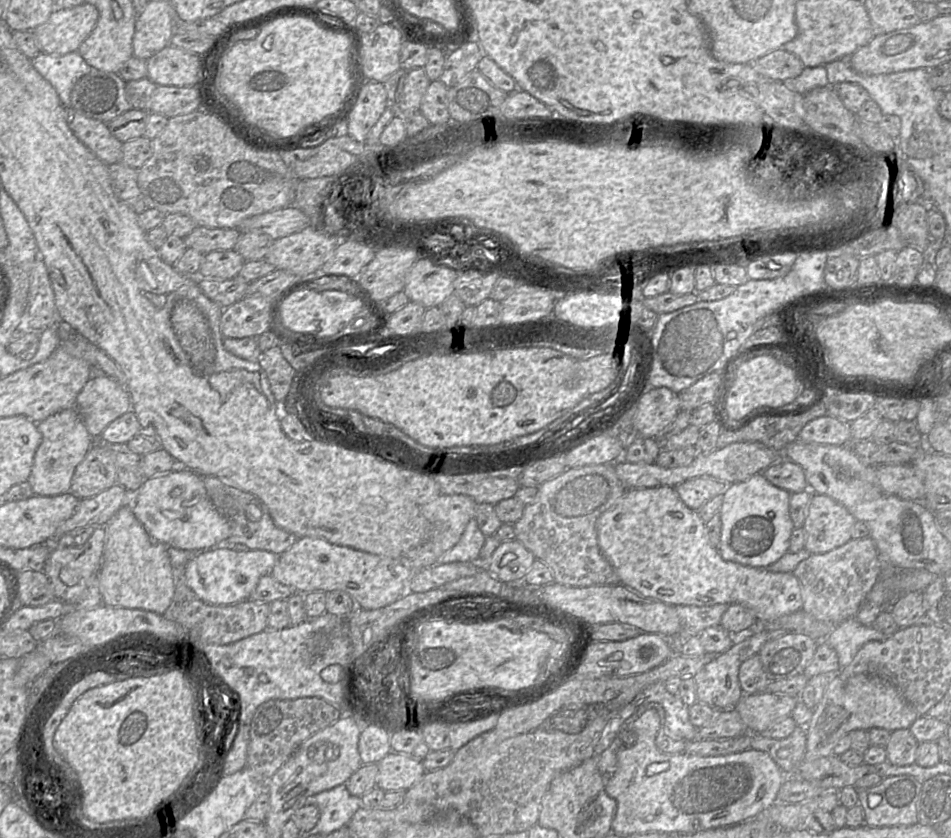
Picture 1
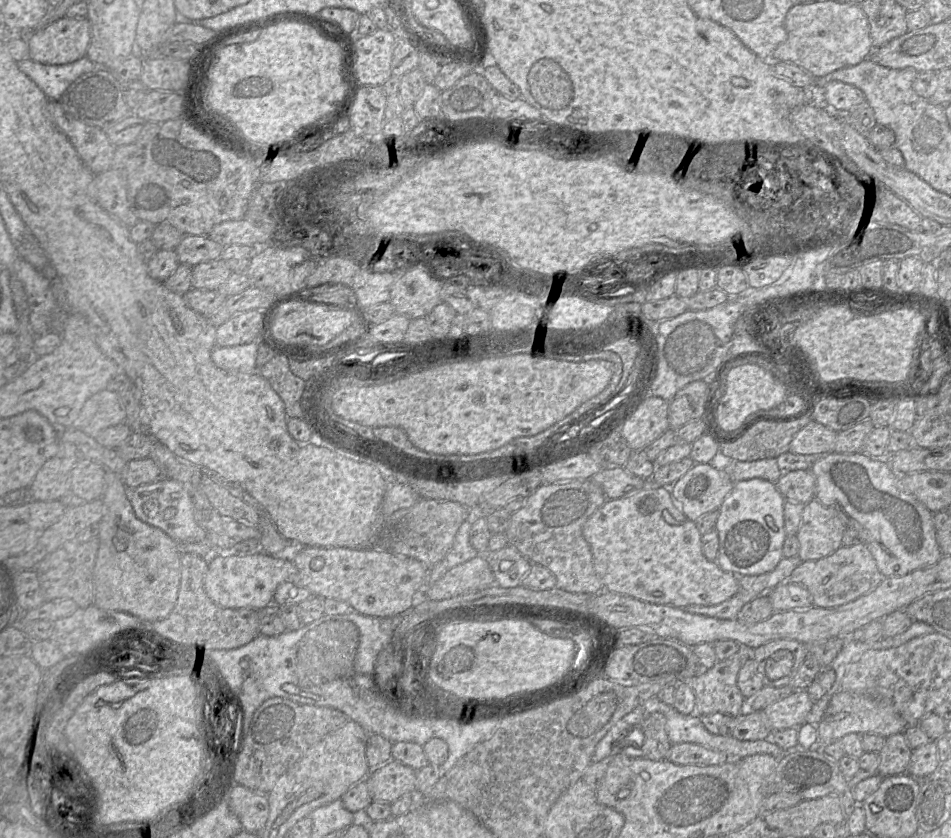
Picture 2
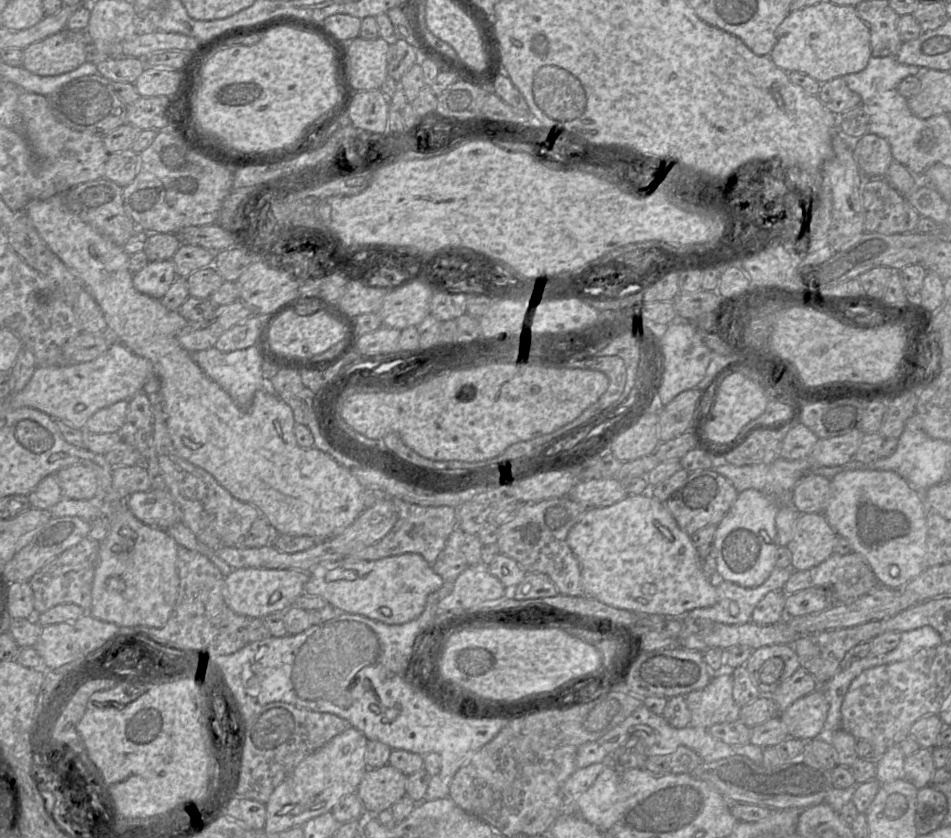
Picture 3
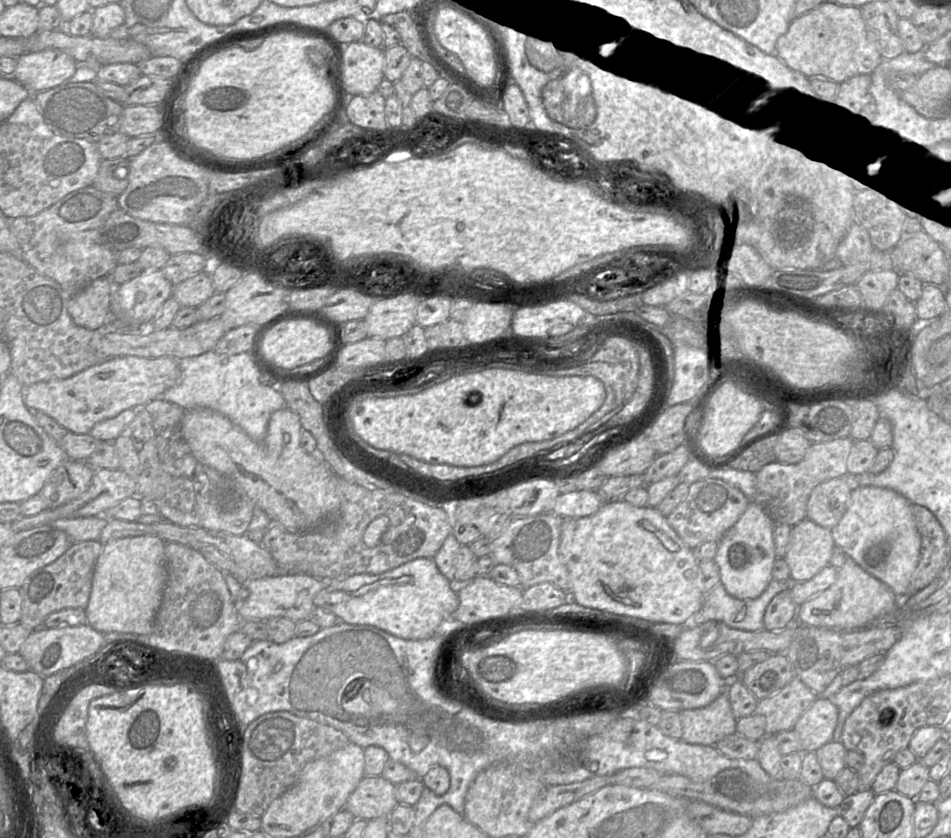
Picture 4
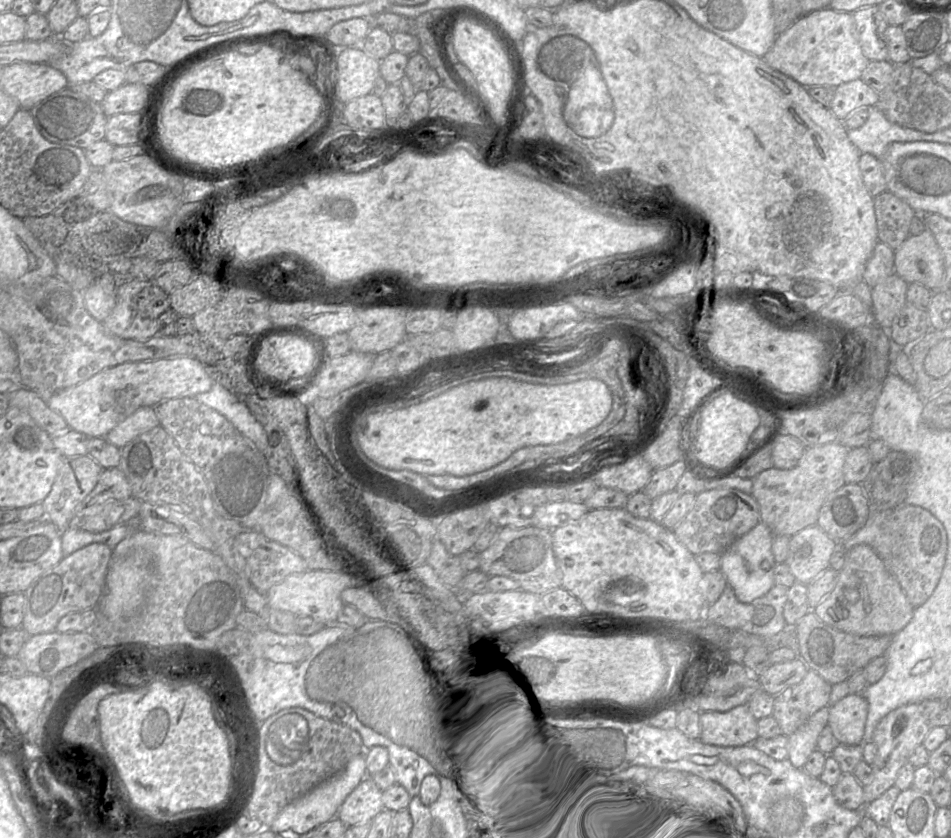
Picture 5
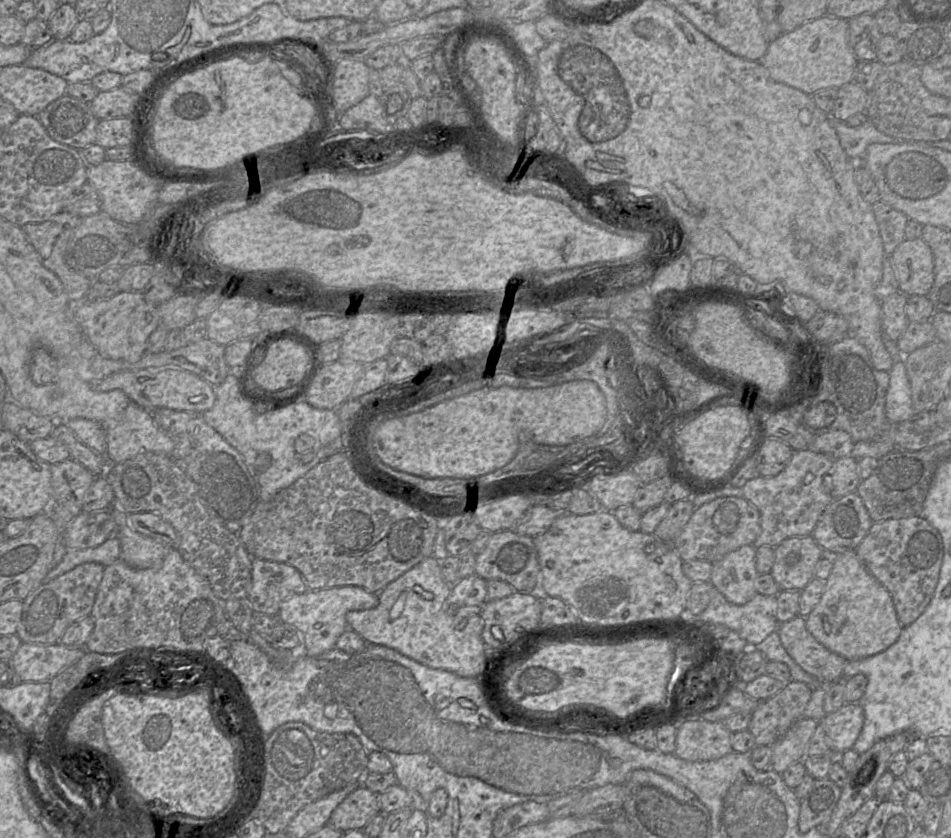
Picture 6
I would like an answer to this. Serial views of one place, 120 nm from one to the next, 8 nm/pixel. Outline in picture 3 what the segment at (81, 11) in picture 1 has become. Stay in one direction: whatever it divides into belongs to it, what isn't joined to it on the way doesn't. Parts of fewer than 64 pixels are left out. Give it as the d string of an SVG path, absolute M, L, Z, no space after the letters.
M67 28L23 50L22 67L39 76L70 72L87 61L88 36L85 31Z

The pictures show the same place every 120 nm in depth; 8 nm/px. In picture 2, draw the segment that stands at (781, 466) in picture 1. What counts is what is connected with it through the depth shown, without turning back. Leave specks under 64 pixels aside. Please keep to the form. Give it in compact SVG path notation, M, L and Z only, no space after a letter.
M795 470L782 475L776 487L787 501L806 505L815 498L815 477L810 470Z

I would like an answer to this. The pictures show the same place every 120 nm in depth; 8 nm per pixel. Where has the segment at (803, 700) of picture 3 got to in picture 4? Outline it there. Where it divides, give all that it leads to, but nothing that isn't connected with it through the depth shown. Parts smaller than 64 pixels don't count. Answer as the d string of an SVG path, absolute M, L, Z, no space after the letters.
M819 696L815 699L793 728L800 736L804 752L816 752L833 740L838 714L830 699Z

